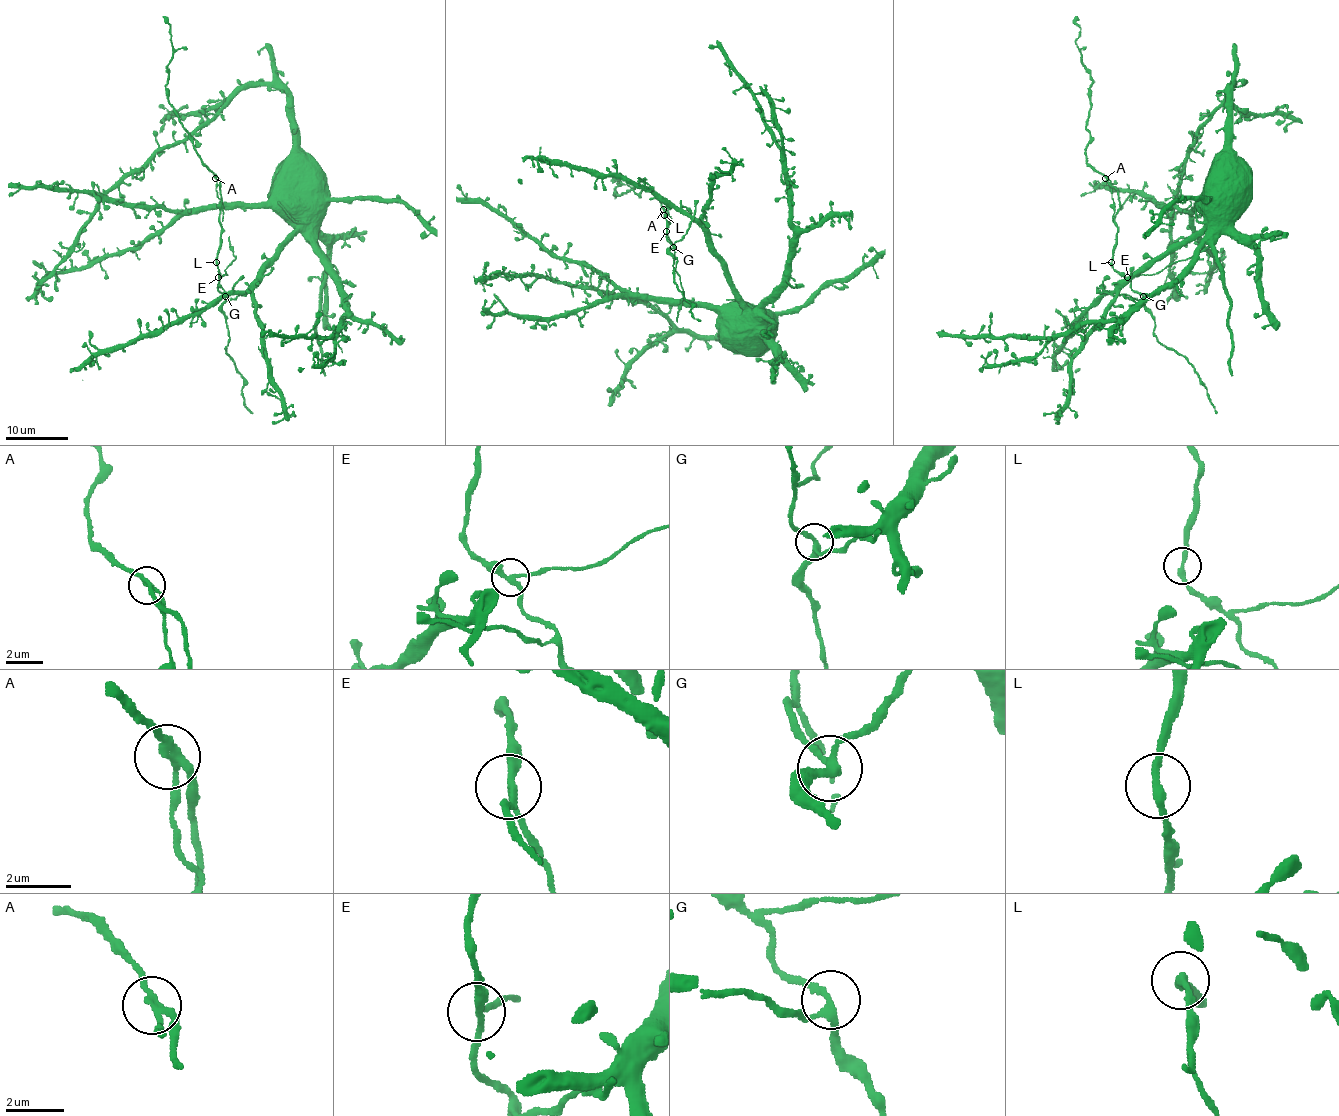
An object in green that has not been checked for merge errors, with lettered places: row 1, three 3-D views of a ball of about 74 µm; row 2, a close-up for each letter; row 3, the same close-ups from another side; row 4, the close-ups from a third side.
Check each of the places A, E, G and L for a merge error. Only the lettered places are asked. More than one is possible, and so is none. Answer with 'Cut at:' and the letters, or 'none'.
Cut at: A, E

